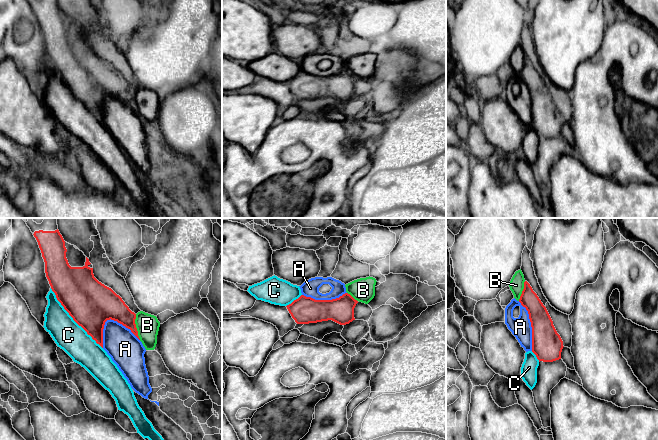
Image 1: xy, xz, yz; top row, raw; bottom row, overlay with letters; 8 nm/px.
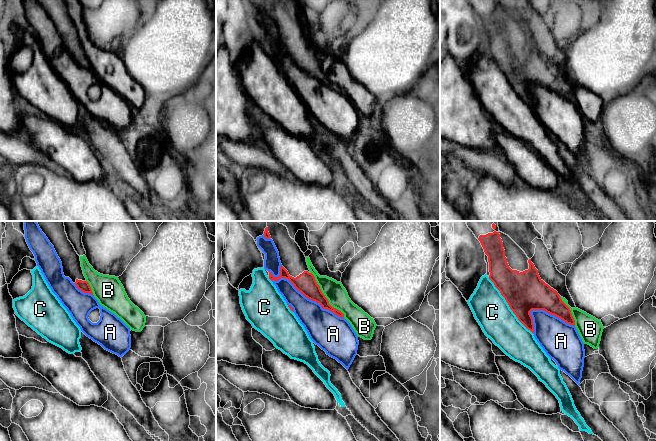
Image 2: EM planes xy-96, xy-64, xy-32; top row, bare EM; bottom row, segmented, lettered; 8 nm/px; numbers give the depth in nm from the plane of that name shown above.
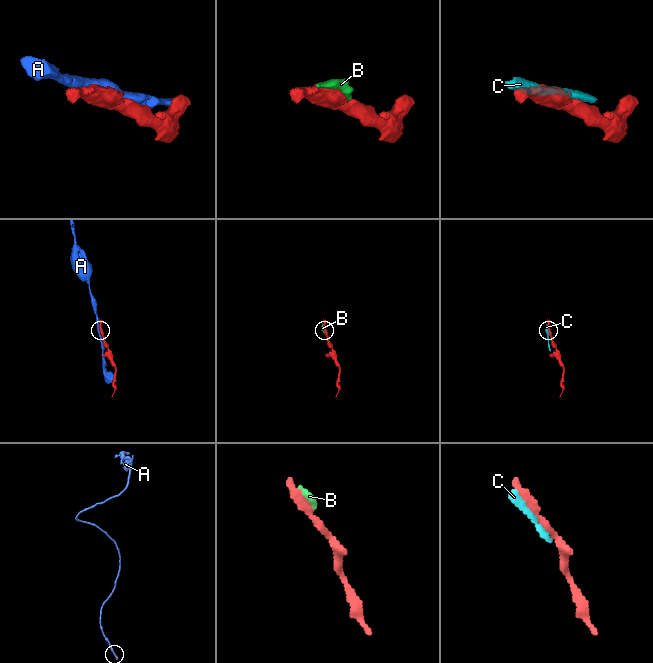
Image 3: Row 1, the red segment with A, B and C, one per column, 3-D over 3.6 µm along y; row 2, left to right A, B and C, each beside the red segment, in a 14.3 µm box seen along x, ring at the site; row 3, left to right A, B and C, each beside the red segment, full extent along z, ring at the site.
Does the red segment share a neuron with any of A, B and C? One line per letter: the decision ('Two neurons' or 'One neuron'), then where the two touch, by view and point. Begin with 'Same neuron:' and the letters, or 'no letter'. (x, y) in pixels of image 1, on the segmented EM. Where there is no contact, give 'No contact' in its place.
Same neuron: no letter
A: Two neurons. Touches red at xy (122, 324)
B: Two neurons. Touches red at xy (135, 327)
C: Two neurons. Touches red at xy (72, 317)

